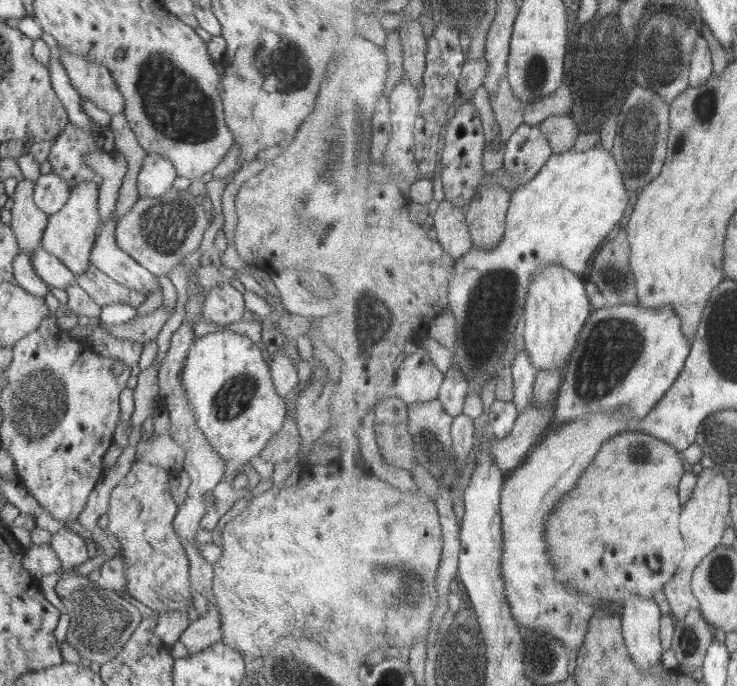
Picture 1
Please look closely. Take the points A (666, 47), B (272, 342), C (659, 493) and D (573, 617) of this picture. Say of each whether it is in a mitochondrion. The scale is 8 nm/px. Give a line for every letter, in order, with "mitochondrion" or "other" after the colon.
A: mitochondrion
B: other
C: other
D: mitochondrion

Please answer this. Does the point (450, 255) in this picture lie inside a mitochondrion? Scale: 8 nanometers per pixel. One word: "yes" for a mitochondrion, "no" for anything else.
no

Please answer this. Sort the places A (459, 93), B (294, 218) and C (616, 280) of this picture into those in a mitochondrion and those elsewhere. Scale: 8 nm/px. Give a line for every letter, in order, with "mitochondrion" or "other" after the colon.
A: other
B: mitochondrion
C: mitochondrion

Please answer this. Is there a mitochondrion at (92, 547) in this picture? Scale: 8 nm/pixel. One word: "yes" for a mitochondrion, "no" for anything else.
no

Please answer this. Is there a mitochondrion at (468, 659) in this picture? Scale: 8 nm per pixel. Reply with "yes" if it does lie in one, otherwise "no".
yes

